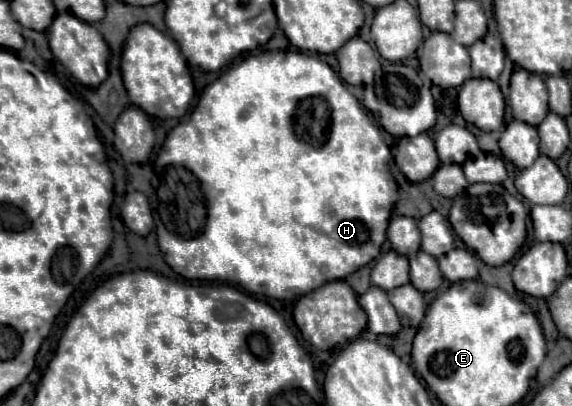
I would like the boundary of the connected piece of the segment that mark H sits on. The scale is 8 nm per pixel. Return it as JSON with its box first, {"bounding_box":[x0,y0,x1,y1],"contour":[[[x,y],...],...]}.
{"bounding_box":[155,51,399,301],"contour":[[[265,51],[243,59],[205,87],[189,121],[169,131],[161,150],[155,161],[155,173],[161,181],[161,189],[157,189],[161,209],[157,209],[159,217],[155,217],[157,241],[167,265],[186,280],[225,281],[247,293],[286,301],[301,297],[323,283],[351,275],[381,253],[381,243],[386,239],[387,225],[399,197],[398,185],[389,171],[393,159],[391,149],[357,97],[345,89],[339,75],[318,57],[299,51]]]}

